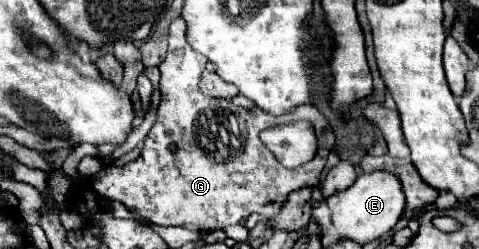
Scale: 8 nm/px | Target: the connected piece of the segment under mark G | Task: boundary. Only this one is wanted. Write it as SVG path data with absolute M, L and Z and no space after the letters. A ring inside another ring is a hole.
M175 18L169 26L167 56L159 64L161 104L157 110L157 122L149 130L137 160L129 162L123 168L117 168L117 166L103 168L91 178L91 186L99 196L121 202L127 210L139 214L141 218L157 226L181 226L195 232L207 232L207 230L223 230L225 226L233 226L233 224L243 224L251 212L257 212L265 218L273 218L275 214L279 214L279 210L283 208L283 202L287 202L287 196L291 192L305 186L317 186L321 170L325 168L327 154L335 144L335 134L327 118L315 106L301 106L289 116L289 122L295 122L295 120L311 122L315 126L315 134L319 142L317 154L311 162L289 170L281 166L275 160L275 156L259 140L261 130L277 126L283 120L271 114L265 114L257 106L253 110L245 110L227 100L205 96L199 90L199 78L201 78L201 72L205 70L205 64L207 64L207 58L195 52L185 40L183 18Z

